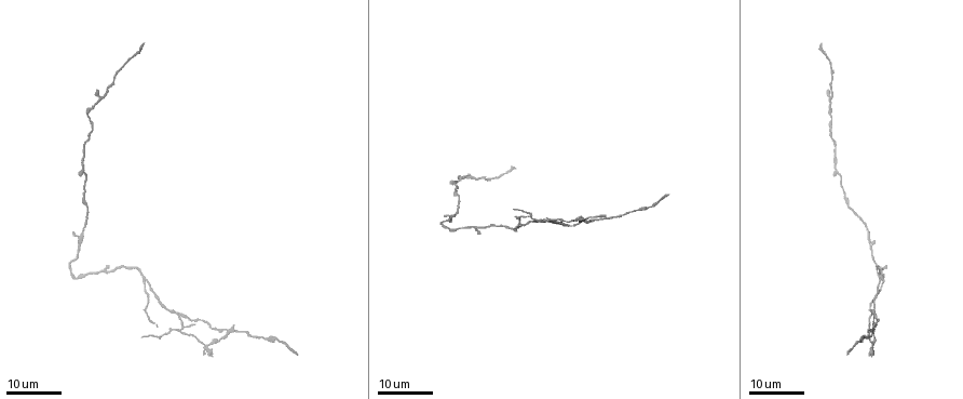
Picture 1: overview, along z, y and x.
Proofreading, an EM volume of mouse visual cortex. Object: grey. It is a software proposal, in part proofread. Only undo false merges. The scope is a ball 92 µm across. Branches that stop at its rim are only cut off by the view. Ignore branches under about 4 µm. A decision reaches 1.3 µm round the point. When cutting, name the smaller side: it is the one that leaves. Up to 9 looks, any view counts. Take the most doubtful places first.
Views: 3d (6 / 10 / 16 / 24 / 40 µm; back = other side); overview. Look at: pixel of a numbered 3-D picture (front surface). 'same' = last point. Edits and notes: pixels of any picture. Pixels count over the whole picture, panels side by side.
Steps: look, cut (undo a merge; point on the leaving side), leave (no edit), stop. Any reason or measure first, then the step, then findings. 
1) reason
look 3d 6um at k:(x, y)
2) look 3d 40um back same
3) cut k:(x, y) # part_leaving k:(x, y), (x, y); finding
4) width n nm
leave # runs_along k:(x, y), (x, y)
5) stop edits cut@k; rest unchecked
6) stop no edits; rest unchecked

a fork
look 3d 24um at 1:(148, 279)

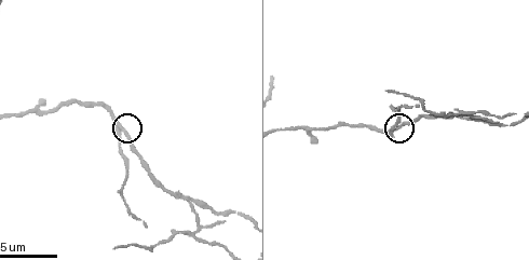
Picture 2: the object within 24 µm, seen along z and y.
look 3d 10um at 2:(125, 133)

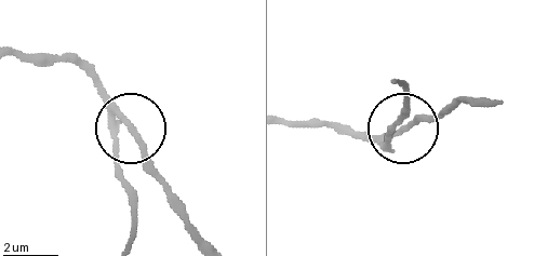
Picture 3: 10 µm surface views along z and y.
look 3d 6um at 3:(128, 122)

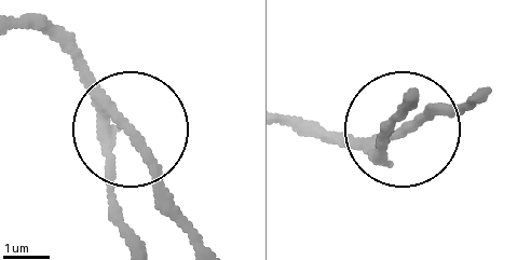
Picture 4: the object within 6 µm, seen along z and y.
arms 3
cut 4:(114, 166) # part_leaving 4:(94, 109), (128, 245); two neurons meet here

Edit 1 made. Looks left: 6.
see it whole again
look overview

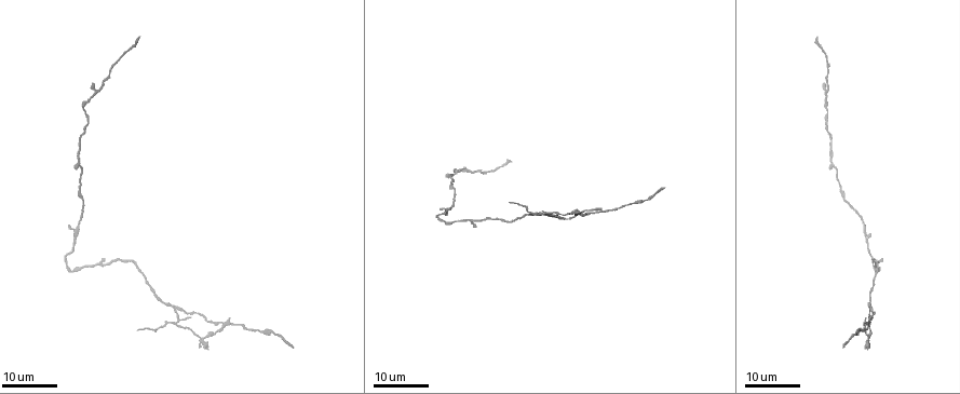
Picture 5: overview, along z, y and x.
three arms meet
look 3d 16um at 5:(175, 312)

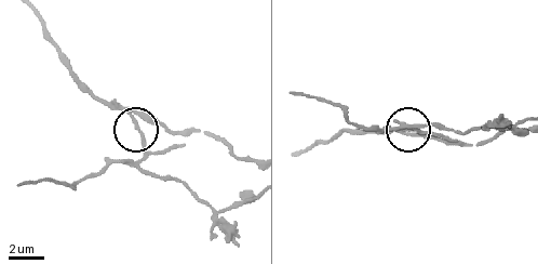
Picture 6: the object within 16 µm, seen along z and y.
look 3d 10um at 6:(406, 131)

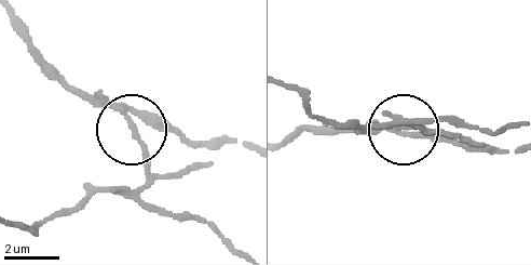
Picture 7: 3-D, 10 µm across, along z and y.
cut 7:(139, 134) # part_leaving 7:(111, 107), (141, 147), (144, 200), (214, 226), (234, 244); a second neuron is stuck on

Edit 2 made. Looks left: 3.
look overview

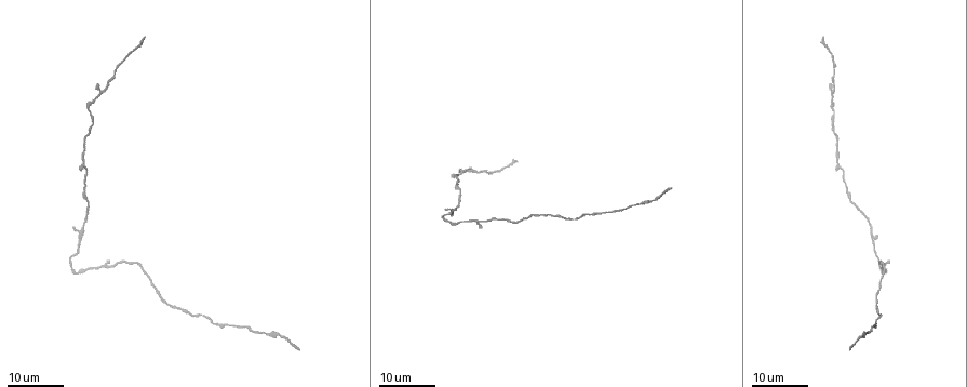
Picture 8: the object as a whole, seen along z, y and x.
calibre changes
look 3d 16um at 8:(837, 165)

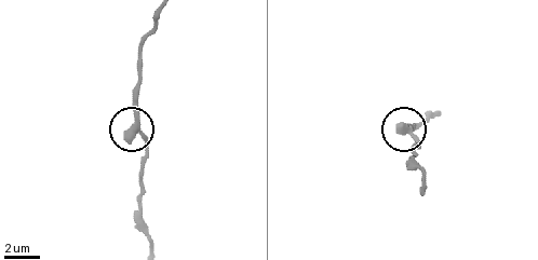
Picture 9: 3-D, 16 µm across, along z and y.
look 3d 10um at 9:(408, 130)

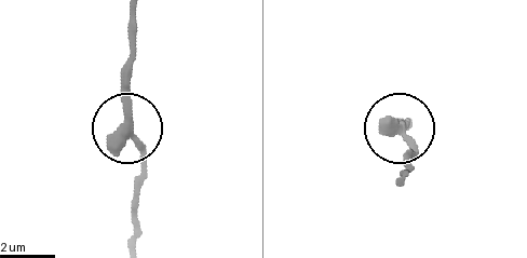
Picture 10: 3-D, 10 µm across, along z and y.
leave # runs_along 10:(133, 245), (140, 147), (126, 119), (126, 59); one neuron here

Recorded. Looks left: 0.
stop edits cut@4, cut@7; rest unchecked

